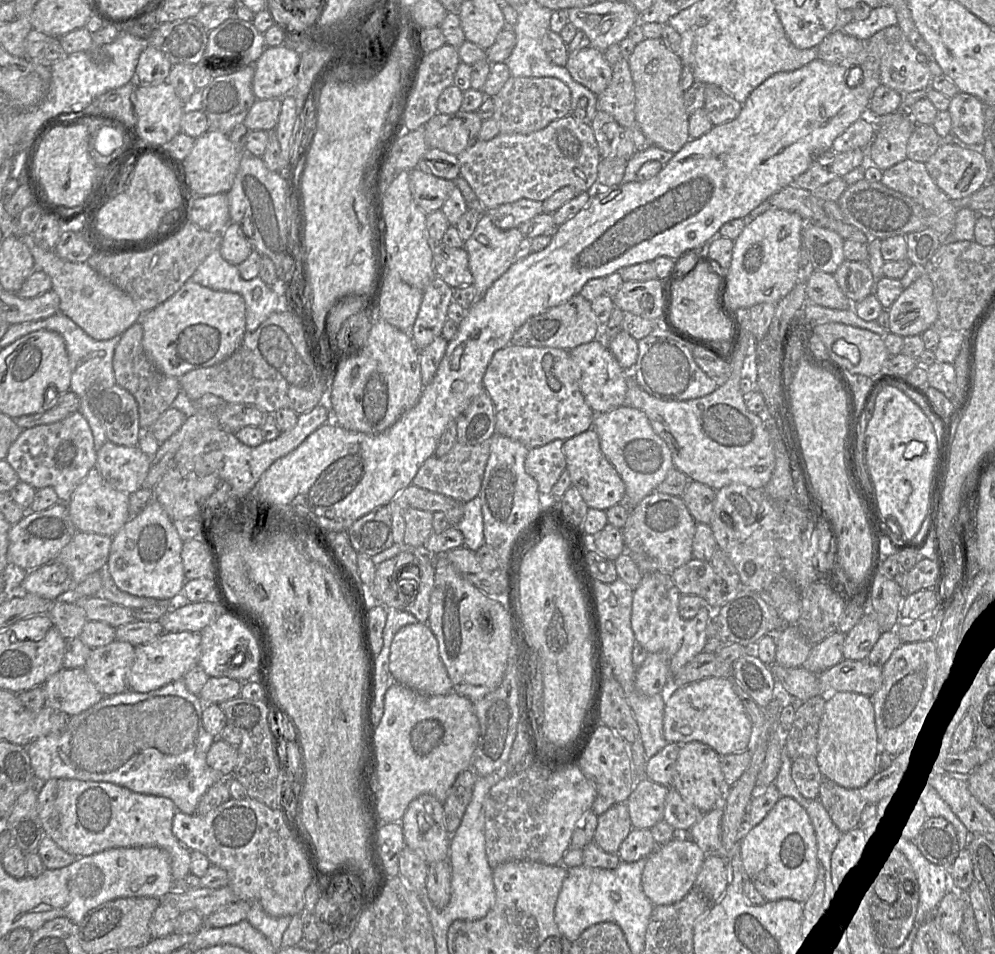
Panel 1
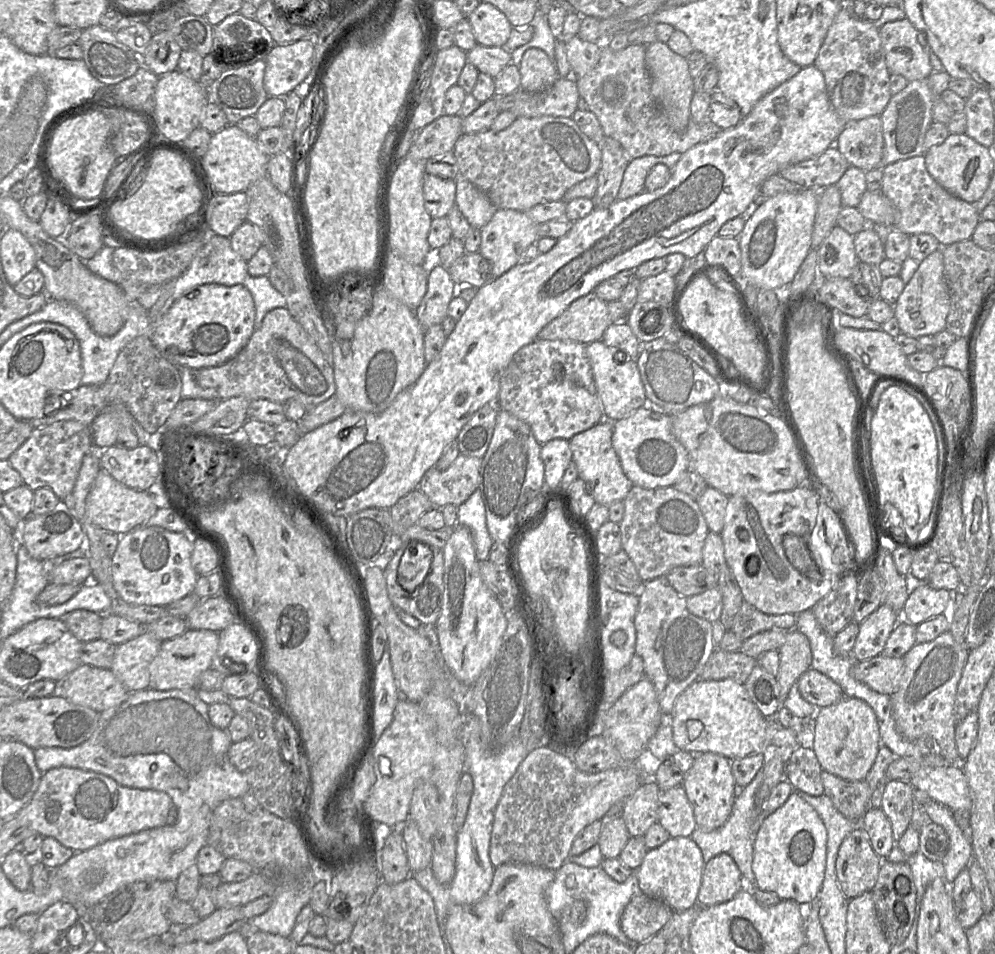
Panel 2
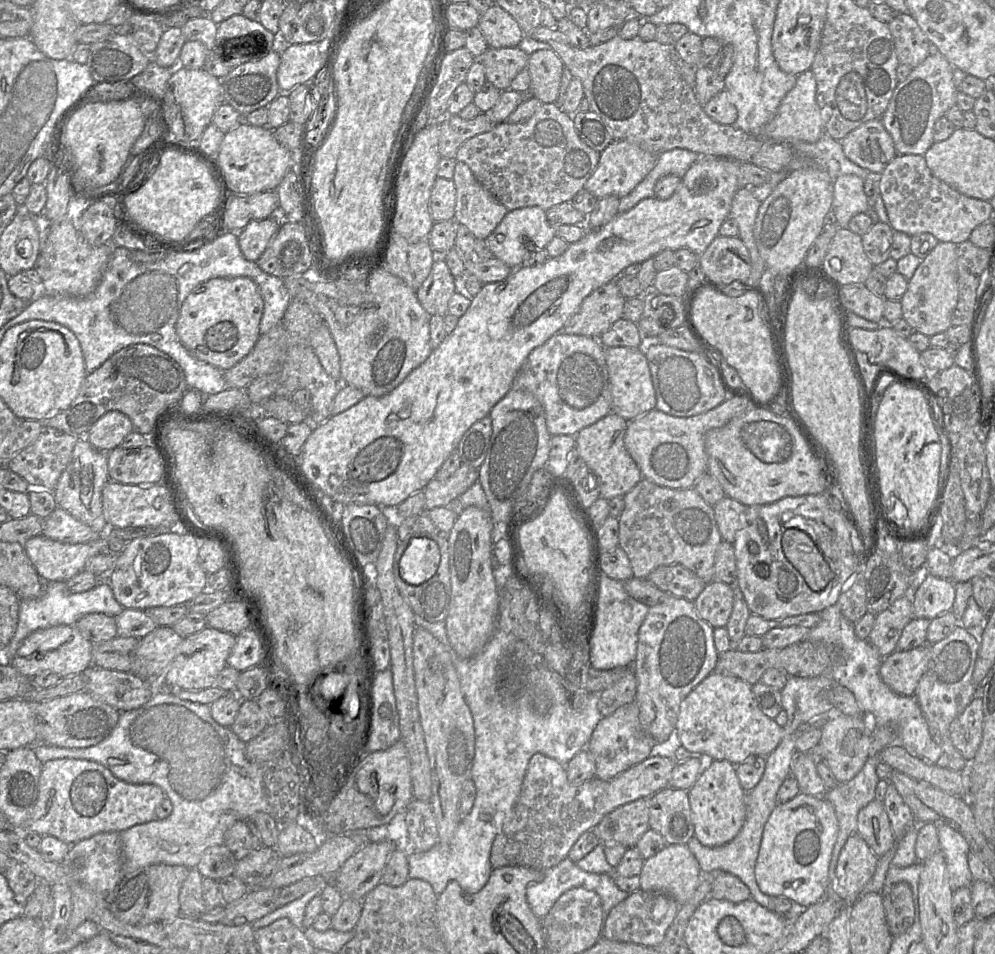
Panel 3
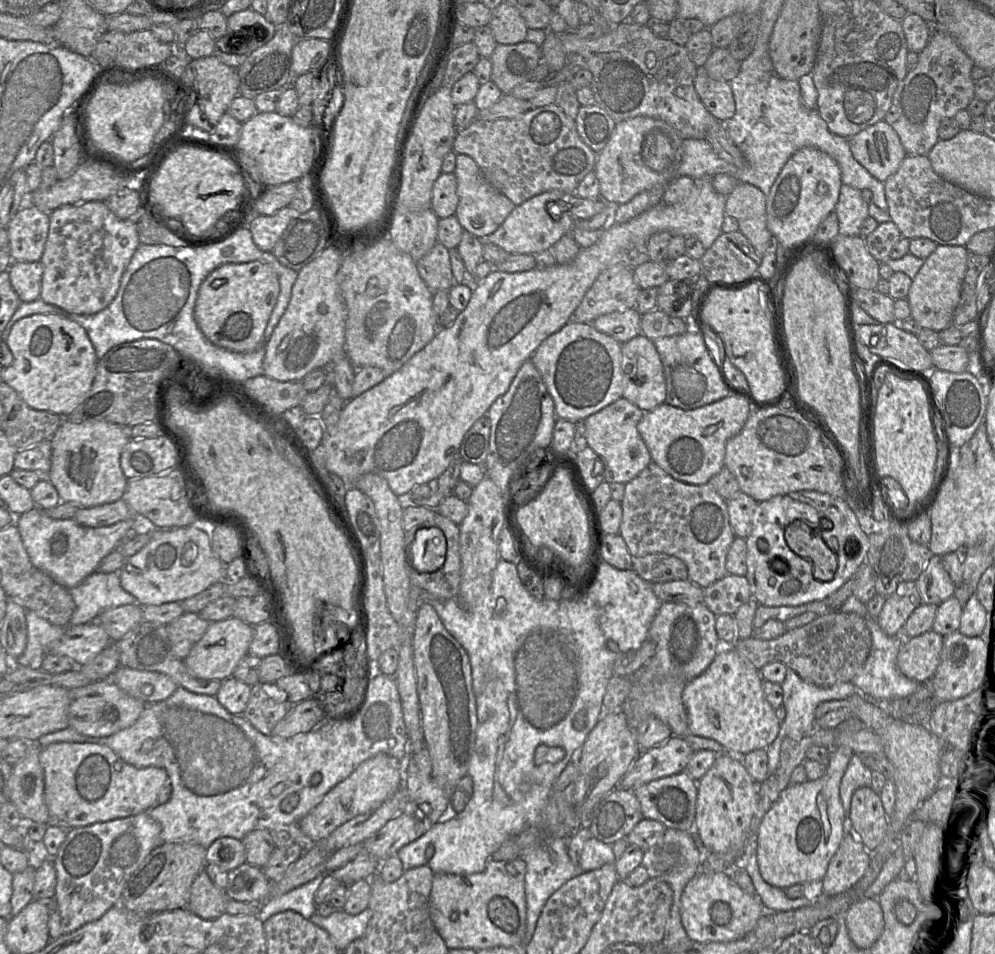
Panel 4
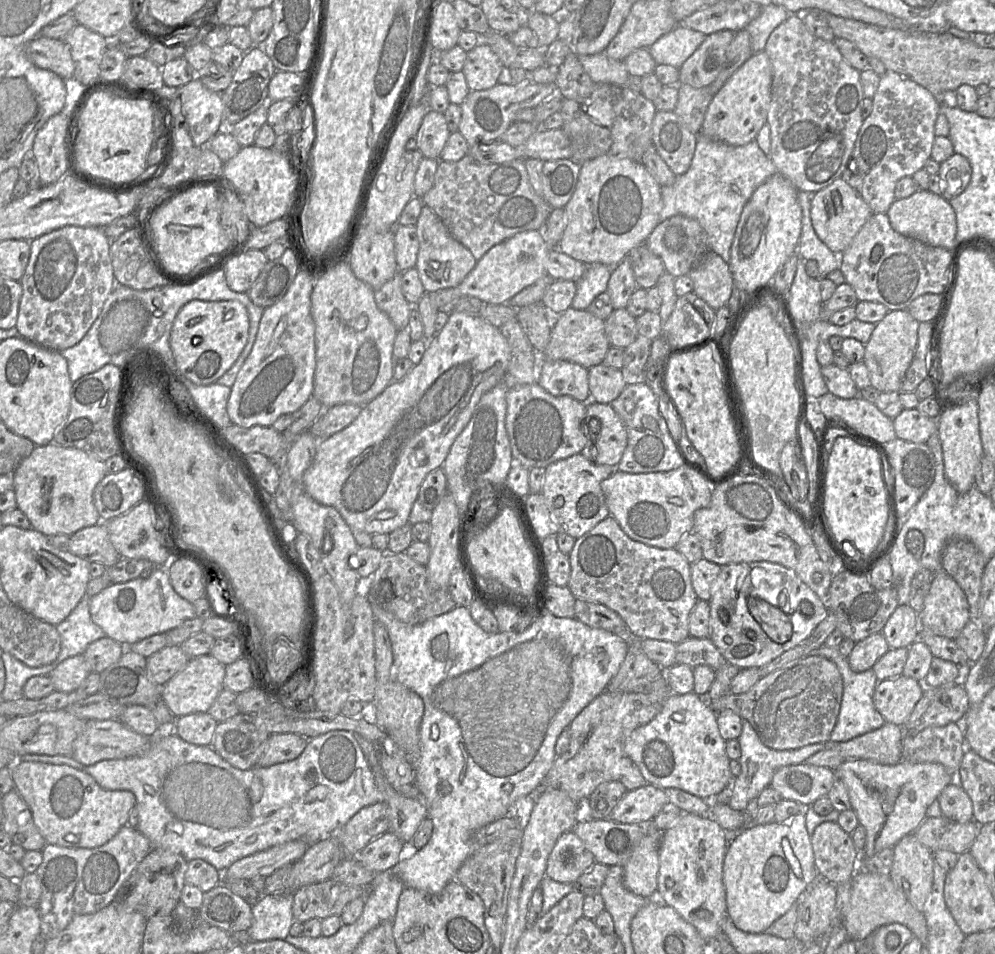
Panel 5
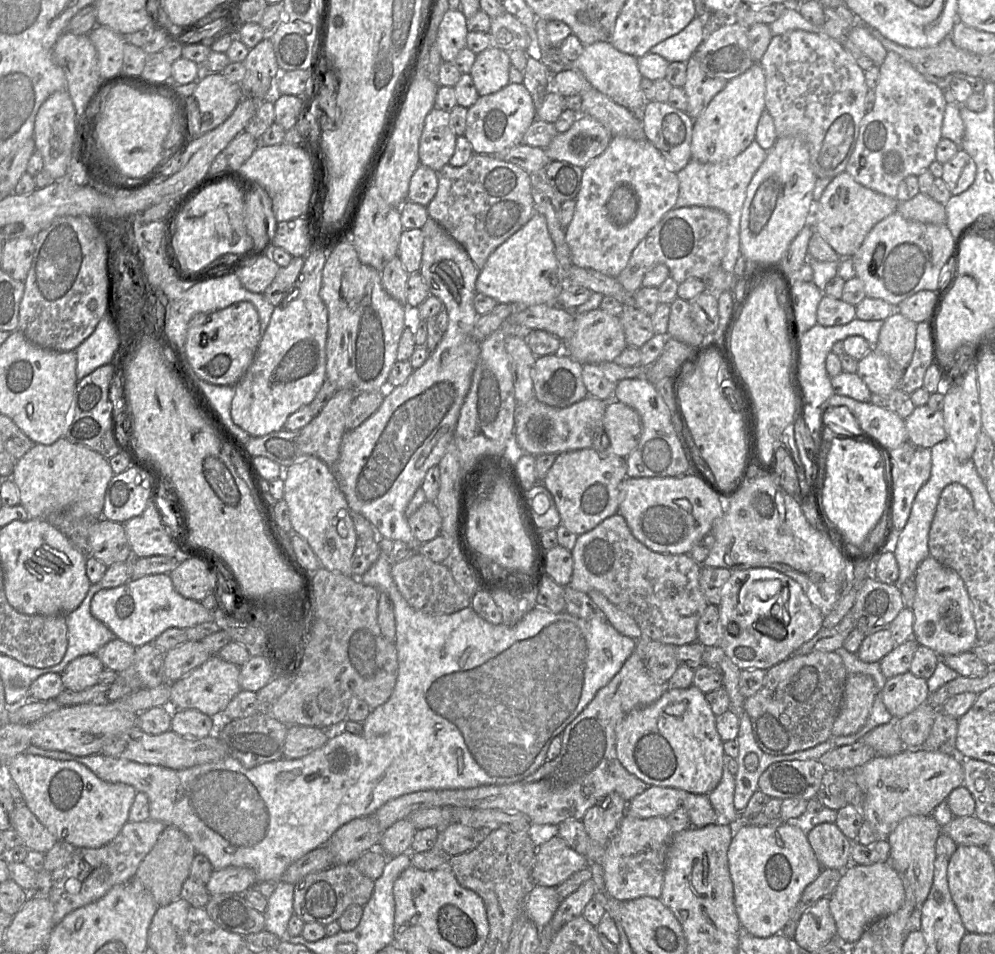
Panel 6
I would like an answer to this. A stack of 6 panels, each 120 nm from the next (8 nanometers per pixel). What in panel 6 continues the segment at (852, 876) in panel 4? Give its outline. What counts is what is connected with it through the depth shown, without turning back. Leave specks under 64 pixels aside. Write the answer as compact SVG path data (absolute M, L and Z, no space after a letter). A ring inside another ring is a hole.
M822 823L807 829L808 841L823 869L845 870L851 863L851 847L853 842L848 839L836 823Z

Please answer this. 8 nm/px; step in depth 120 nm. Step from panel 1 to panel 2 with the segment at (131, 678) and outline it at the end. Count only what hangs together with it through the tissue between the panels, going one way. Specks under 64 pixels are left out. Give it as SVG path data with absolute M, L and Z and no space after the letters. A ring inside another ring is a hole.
M187 629L183 634L161 643L157 656L149 665L151 689L196 689L199 676L211 667L219 645L219 633L211 630Z

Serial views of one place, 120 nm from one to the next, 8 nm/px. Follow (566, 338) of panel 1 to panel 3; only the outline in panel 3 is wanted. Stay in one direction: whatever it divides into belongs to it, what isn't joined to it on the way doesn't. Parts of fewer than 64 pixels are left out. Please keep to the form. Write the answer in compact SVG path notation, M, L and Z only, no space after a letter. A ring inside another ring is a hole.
M608 282L583 300L559 333L599 338L623 317L625 300L616 282Z

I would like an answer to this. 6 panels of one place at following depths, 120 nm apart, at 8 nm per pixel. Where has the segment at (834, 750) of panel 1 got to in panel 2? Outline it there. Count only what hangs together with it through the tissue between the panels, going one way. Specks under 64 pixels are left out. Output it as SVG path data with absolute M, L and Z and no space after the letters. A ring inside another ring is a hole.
M844 697L835 704L820 707L816 713L813 750L822 770L845 780L864 780L881 745L875 712L861 699Z

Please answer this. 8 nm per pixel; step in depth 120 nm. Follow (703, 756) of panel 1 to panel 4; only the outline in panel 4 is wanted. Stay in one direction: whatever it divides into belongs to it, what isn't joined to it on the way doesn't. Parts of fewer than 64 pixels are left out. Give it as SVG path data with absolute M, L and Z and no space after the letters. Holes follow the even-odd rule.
M718 755L697 783L695 823L703 846L717 855L740 852L757 810L760 783L749 775L741 760L727 755Z

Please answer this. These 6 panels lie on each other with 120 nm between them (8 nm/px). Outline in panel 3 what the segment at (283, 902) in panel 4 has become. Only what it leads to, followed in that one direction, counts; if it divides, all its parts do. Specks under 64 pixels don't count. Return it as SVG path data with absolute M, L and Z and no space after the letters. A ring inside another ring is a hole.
M322 884L309 890L300 898L284 905L283 907L277 908L273 912L252 922L252 928L254 930L258 930L272 924L276 920L279 920L281 918L287 918L292 922L294 926L299 929L303 929L303 919L306 907L315 896L319 895L322 892L322 890Z

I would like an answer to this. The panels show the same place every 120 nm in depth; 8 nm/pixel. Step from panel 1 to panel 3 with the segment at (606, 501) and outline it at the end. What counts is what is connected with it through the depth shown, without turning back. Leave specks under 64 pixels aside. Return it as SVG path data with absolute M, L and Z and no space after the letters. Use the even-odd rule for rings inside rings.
M609 413L595 423L584 427L575 435L575 447L577 447L584 463L595 474L600 497L606 500L619 495L623 496L643 478L640 476L640 469L635 475L632 475L630 467L621 455L622 447L625 447L624 434L622 434L624 424L622 419L617 419L615 416ZM617 458L621 458L621 460Z

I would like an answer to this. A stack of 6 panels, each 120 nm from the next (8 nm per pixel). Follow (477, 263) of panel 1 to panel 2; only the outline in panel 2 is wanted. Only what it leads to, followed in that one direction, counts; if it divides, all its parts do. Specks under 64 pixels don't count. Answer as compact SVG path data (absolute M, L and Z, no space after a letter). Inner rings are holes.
M498 209L491 220L480 229L481 244L479 253L489 262L492 278L498 278L519 263L527 248L537 243L537 224L525 212L515 209Z

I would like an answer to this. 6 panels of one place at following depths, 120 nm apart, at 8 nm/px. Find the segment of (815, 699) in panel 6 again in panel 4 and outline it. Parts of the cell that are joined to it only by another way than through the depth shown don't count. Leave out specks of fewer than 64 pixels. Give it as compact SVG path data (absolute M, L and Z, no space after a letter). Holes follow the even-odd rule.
M723 647L703 673L687 681L682 700L691 735L713 739L724 748L740 755L758 749L767 749L779 734L781 723L776 716L776 711L765 698L764 682L760 671L742 659L734 647Z

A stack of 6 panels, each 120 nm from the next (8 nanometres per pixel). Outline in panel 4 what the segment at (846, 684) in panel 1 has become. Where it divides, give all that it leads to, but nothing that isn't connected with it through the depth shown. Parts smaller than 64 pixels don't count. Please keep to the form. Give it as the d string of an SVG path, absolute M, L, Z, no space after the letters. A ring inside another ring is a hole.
M930 630L904 639L897 655L897 667L901 673L920 683L929 682L941 662L943 638Z

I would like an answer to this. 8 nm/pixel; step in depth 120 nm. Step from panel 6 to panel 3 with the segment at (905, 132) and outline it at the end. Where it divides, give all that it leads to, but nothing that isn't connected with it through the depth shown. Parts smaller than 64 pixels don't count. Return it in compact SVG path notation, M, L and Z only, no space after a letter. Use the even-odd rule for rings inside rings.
M882 119L878 123L863 124L847 137L843 147L845 156L872 173L881 174L897 156L893 139Z

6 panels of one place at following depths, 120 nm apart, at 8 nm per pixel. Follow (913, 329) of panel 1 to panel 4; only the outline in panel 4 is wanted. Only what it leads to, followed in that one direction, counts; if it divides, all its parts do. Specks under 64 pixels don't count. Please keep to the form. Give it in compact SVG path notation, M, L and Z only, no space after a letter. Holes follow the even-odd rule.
M938 245L912 279L907 300L911 317L922 327L940 332L953 324L953 316L961 297L967 271L968 250L961 245Z

